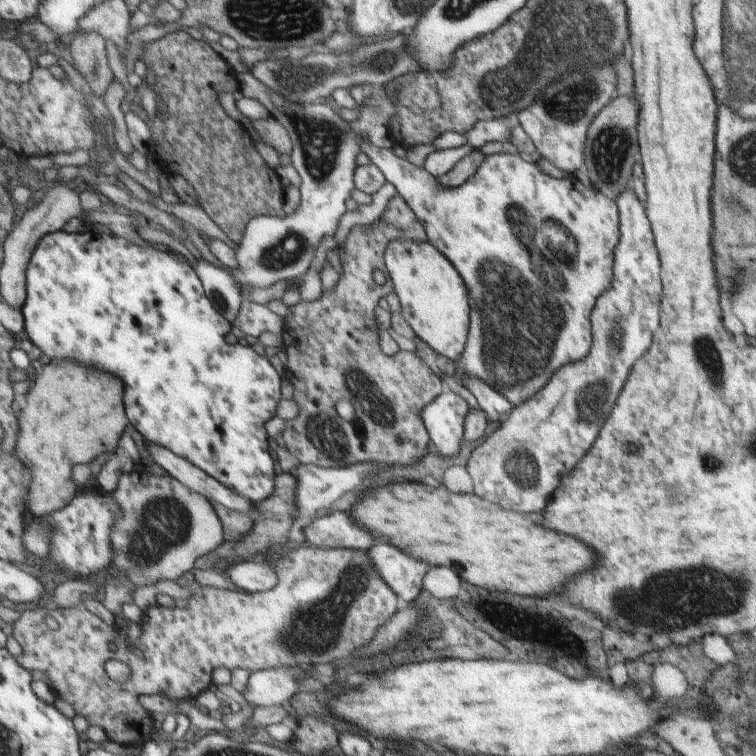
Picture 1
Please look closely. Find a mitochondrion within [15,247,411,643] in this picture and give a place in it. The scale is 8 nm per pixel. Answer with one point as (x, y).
(333, 441)

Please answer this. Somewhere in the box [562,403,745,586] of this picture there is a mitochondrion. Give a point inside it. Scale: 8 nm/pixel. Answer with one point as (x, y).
(708, 458)

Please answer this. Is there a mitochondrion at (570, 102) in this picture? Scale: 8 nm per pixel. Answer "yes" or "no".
yes

